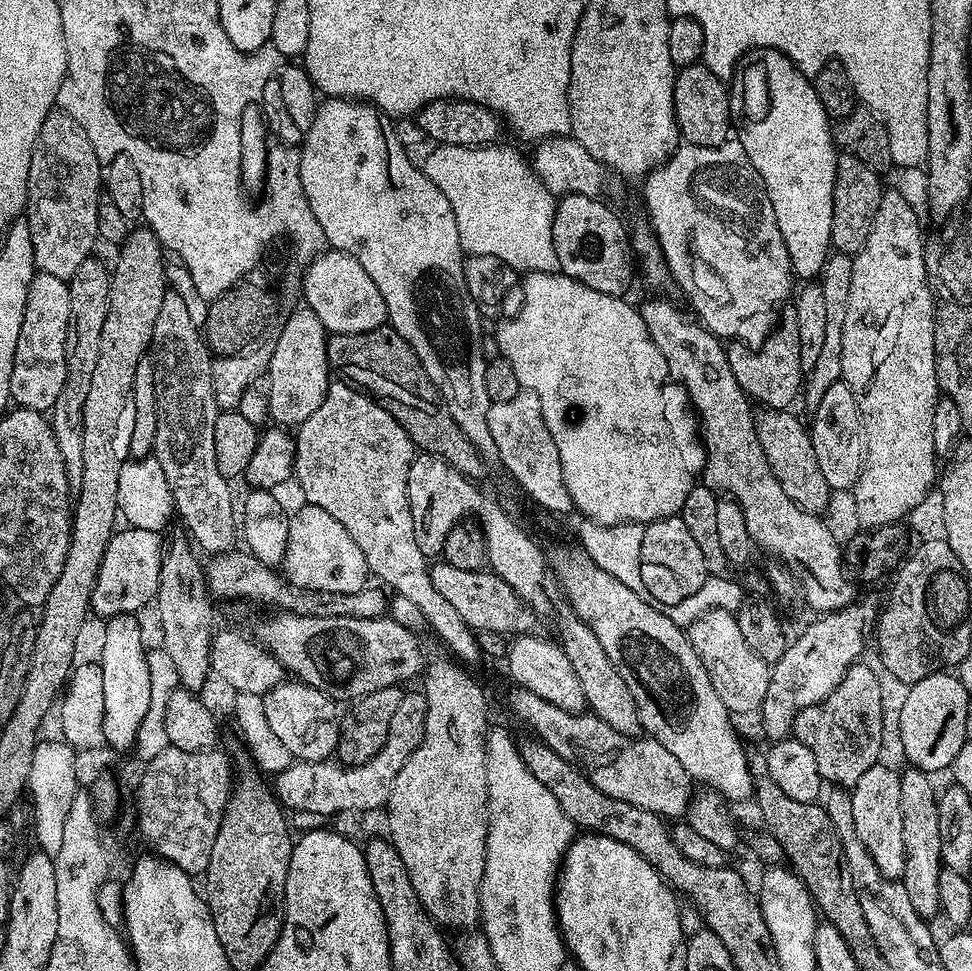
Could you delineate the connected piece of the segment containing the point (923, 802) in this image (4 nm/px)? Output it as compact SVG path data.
M905 767L900 772L902 786L902 846L906 850L906 866L902 882L906 886L906 894L910 894L910 903L914 910L925 918L932 918L940 912L938 896L938 878L942 867L942 838L938 834L938 788L932 785L933 777L921 768Z

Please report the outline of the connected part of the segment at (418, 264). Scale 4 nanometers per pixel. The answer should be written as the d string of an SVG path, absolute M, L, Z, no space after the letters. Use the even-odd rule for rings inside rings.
M325 99L316 109L314 122L299 152L302 190L306 190L306 202L310 202L310 210L314 210L314 218L318 218L329 245L335 251L350 254L350 258L370 274L374 286L378 286L378 294L382 294L386 302L387 323L402 334L414 354L418 354L418 362L422 362L462 434L474 442L481 456L498 457L498 446L494 446L494 438L490 438L488 421L492 400L486 394L488 362L482 356L486 328L480 325L480 308L474 298L470 298L470 290L466 290L466 253L460 244L458 222L454 222L454 210L450 210L446 194L430 182L417 161L415 164L408 157L411 156L409 149L398 142L395 127L367 102Z

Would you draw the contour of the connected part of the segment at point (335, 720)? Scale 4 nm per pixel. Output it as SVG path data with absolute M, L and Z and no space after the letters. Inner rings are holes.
M295 678L285 679L263 697L270 727L282 741L282 746L286 746L286 750L290 750L297 761L326 760L335 753L340 737L342 712L341 709L336 709L339 707L332 697L322 694L322 690L314 690L314 686L301 684Z

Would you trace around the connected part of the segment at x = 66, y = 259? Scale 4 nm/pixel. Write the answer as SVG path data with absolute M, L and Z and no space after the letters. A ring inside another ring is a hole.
M54 110L46 118L46 122L42 122L42 130L38 130L38 138L34 146L34 154L30 158L30 174L28 175L28 203L26 205L26 219L30 226L30 242L34 242L34 258L36 259L37 269L46 274L54 274L54 278L62 278L69 281L74 274L74 270L78 270L78 266L82 266L82 262L86 262L88 256L93 255L92 247L98 244L98 223L97 213L98 204L102 195L102 162L96 157L94 146L90 146L90 138L86 138L86 134L82 130L82 126L78 126L78 122L74 122L74 118L70 118L66 113Z

